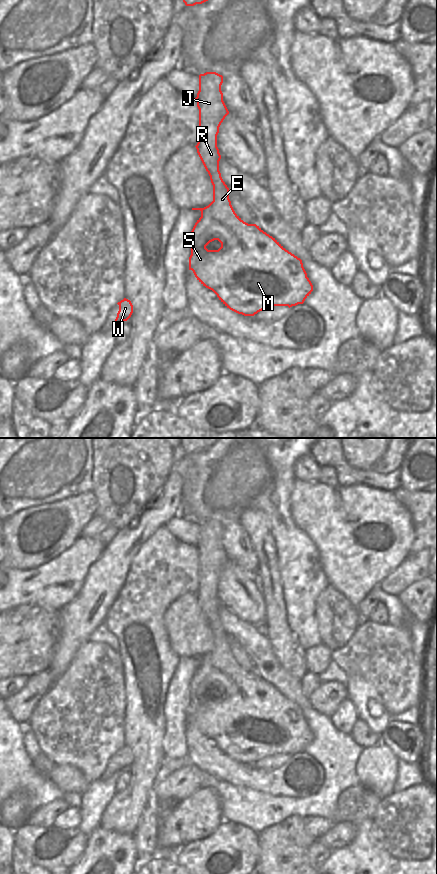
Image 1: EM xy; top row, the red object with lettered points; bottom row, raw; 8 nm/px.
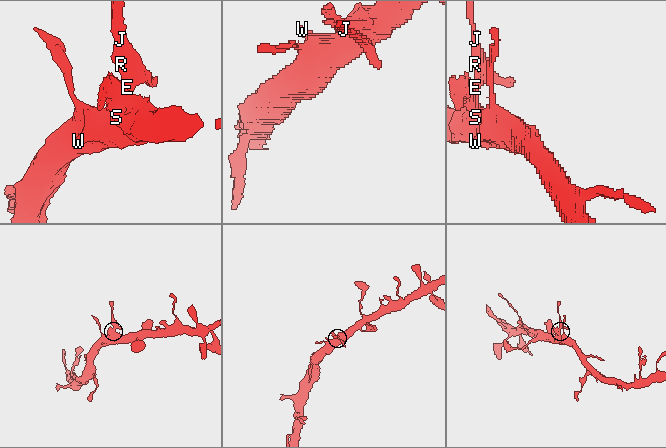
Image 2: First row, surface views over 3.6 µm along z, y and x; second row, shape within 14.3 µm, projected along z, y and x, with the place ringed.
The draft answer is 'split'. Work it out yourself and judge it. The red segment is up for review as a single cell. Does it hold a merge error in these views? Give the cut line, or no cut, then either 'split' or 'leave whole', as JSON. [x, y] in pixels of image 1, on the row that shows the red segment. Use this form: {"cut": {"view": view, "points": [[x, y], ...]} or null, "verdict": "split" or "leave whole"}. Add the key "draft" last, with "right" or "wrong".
{"cut": null, "verdict": "leave whole", "draft": "wrong"}

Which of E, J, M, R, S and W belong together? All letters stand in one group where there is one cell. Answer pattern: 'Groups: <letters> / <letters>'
Groups: E J M R S W

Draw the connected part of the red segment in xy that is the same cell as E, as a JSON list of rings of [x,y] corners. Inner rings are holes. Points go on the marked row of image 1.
[[[206,72],[199,75],[199,91],[195,98],[199,109],[199,141],[195,147],[210,176],[213,185],[213,201],[204,208],[192,208],[192,210],[200,210],[201,217],[197,220],[189,235],[189,245],[191,247],[189,270],[193,271],[195,277],[203,286],[217,295],[227,308],[244,316],[254,316],[258,312],[274,306],[288,306],[290,308],[303,304],[313,291],[313,285],[307,277],[302,260],[286,250],[275,238],[264,232],[256,224],[244,222],[235,213],[231,205],[229,188],[223,181],[219,171],[221,155],[217,147],[219,127],[229,114],[223,101],[222,83],[223,76],[216,72]],[[214,240],[218,240],[221,247],[218,250],[208,250],[206,246]]]

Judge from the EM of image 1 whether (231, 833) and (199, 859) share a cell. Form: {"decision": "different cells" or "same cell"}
{"decision": "same cell"}

